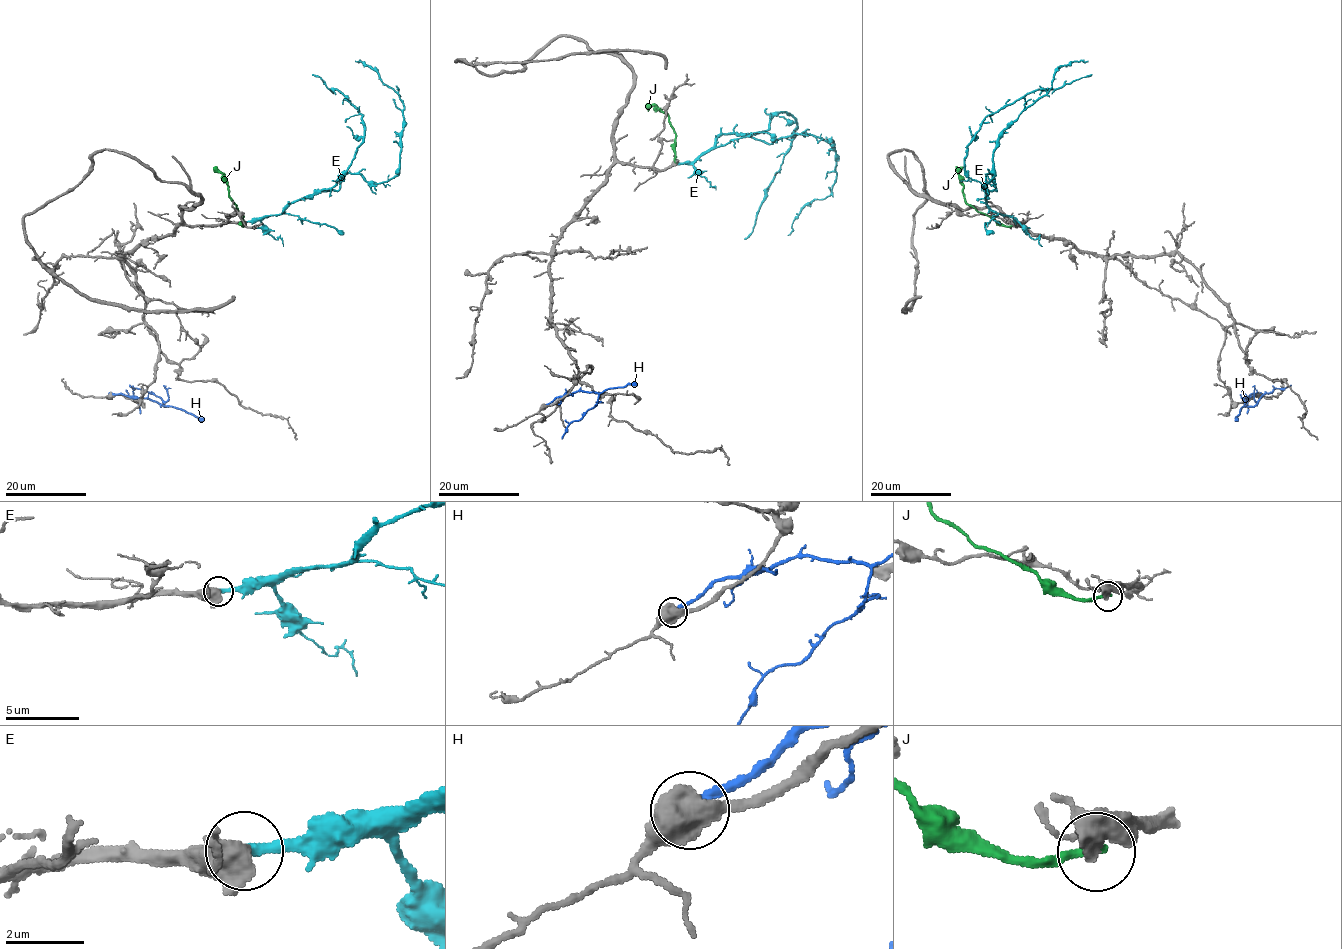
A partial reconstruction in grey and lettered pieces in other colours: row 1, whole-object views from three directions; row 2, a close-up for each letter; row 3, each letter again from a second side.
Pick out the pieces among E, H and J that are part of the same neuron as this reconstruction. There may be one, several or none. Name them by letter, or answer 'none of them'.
E

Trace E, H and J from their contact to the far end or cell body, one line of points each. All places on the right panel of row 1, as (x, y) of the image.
E: (1016, 221), (986, 201), (998, 136), (1059, 68), (1087, 61)
H: (1259, 394), (1244, 398), (1247, 406), (1255, 405), (1266, 393), (1291, 385)
J: (1014, 225), (1000, 225), (966, 201), (963, 185), (957, 174), (963, 167)

